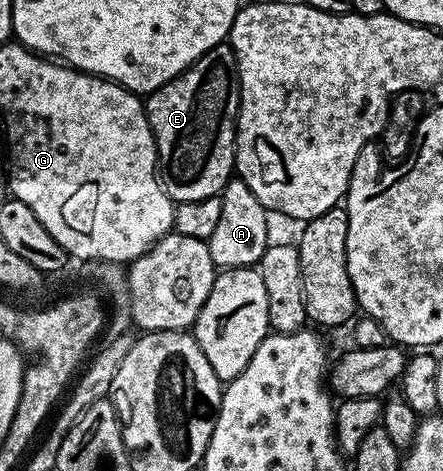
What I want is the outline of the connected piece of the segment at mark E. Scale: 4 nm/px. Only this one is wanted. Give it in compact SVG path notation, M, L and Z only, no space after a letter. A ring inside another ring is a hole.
M230 45L213 47L182 74L151 91L145 109L155 137L159 182L171 201L178 204L222 194L223 185L231 181L235 170L235 124L239 120L239 69Z

